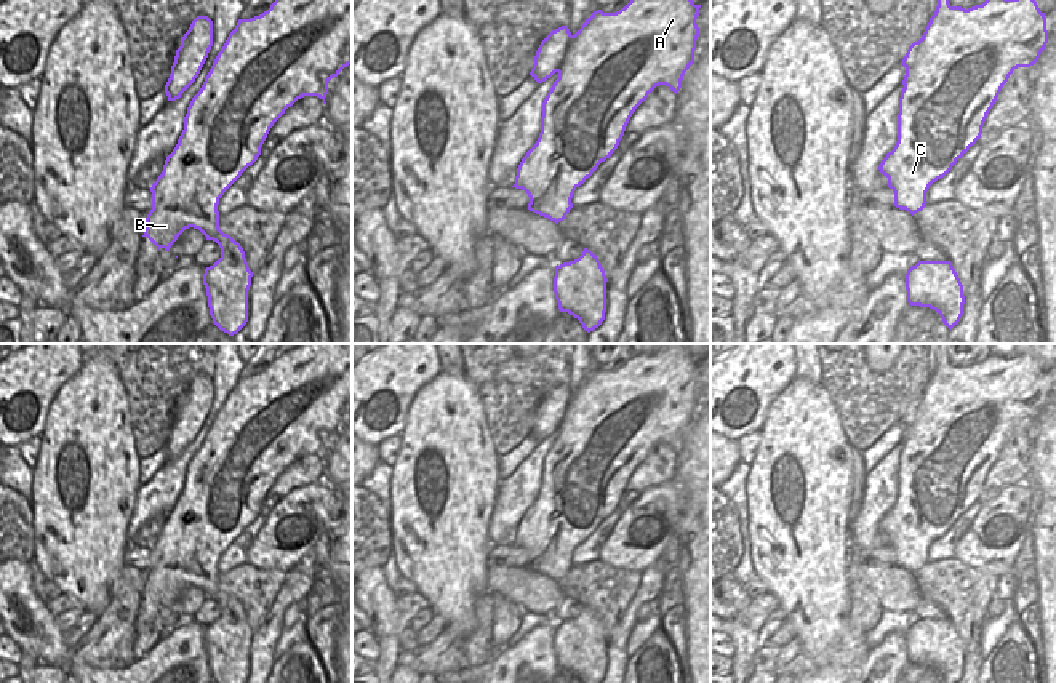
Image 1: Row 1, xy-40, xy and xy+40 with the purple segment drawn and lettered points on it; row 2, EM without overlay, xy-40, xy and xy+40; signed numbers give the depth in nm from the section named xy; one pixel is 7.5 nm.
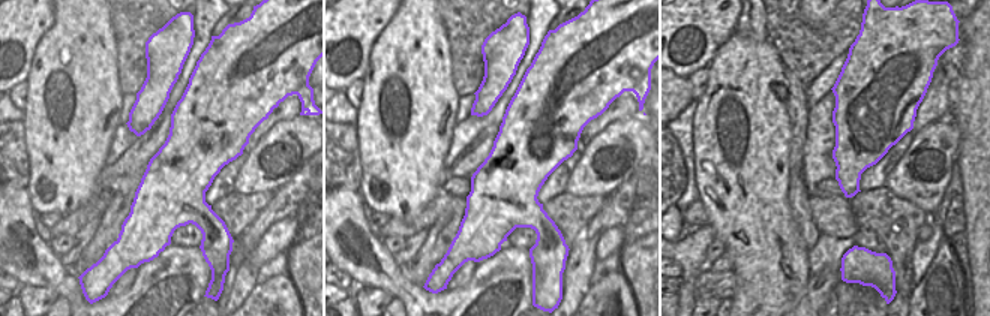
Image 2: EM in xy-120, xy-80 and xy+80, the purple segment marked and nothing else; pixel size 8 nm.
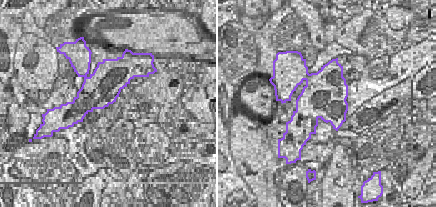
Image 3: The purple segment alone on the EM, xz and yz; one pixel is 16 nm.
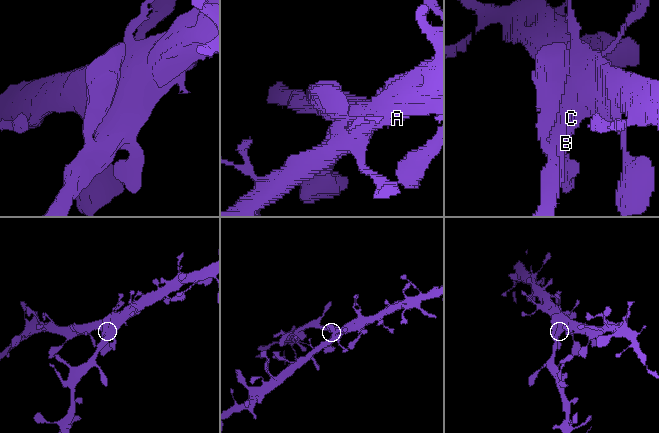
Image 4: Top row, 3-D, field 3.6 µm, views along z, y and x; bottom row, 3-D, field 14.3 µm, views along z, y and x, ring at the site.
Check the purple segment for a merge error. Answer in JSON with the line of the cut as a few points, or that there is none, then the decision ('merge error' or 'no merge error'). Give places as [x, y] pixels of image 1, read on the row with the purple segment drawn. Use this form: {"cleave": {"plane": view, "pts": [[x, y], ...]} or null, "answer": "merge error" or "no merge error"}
{"cleave": null, "answer": "no merge error"}

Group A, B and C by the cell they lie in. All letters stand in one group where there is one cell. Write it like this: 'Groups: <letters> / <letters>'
Groups: A B C.

